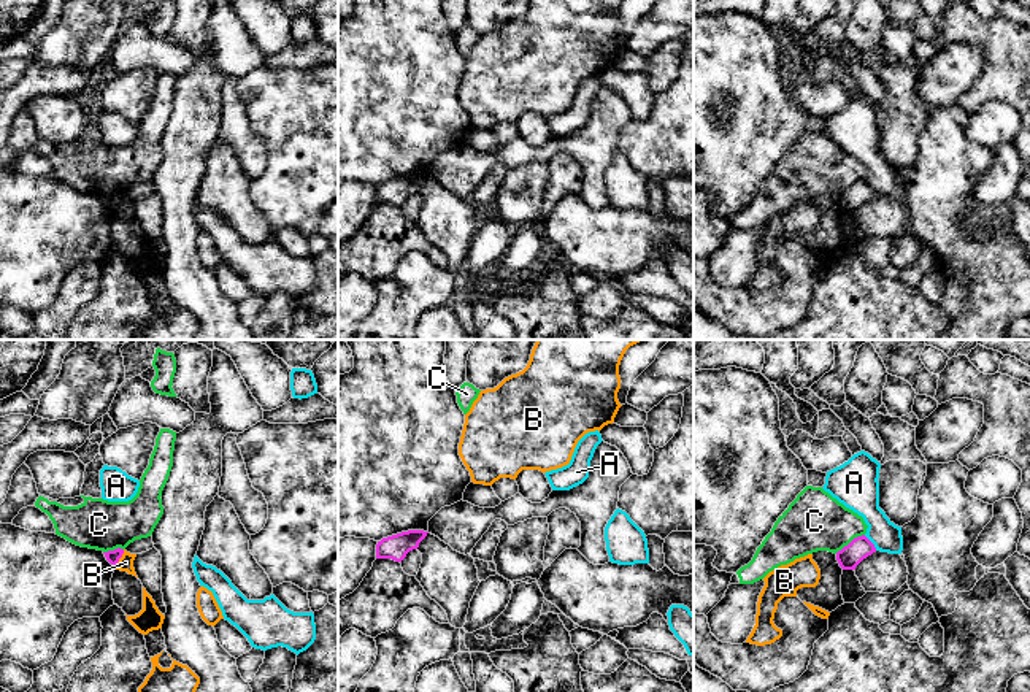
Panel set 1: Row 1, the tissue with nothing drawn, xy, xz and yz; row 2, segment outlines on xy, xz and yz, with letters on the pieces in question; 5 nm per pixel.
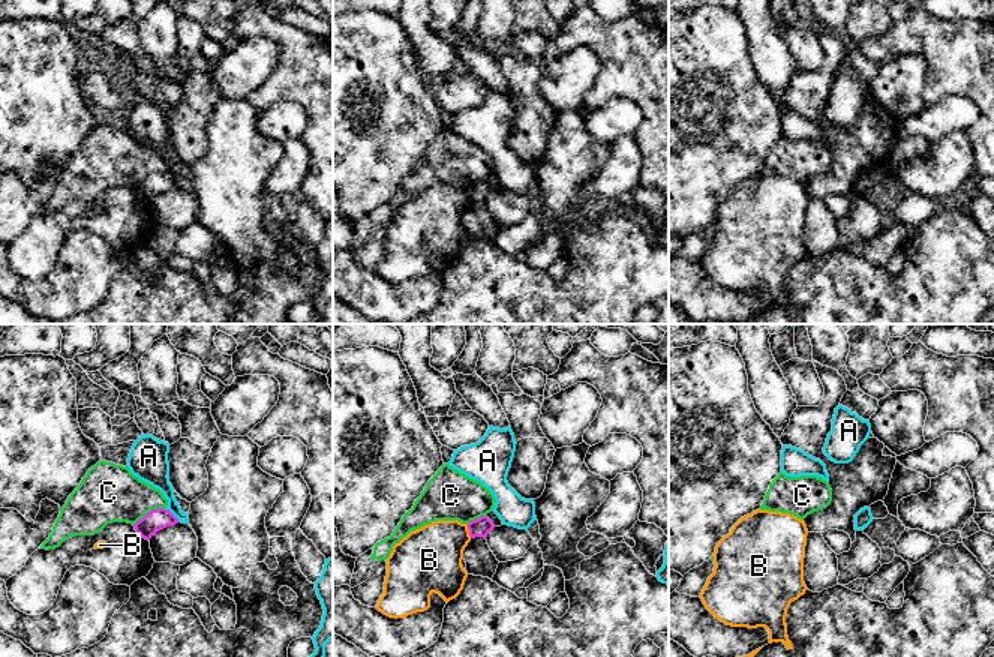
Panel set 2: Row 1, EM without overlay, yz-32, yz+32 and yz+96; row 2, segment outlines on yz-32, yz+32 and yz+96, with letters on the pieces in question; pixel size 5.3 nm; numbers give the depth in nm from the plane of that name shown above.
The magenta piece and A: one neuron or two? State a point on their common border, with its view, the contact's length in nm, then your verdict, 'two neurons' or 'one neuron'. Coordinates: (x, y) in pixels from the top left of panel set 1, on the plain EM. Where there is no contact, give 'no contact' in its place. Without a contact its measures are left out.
contact yz (872, 188); length 100 nm; two neurons

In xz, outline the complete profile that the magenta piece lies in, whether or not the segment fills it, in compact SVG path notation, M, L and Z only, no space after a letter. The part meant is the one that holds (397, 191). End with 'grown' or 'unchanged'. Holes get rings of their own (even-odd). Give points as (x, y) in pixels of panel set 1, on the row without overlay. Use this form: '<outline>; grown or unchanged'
M408 175L387 183L376 189L376 203L392 203L402 206L406 198L419 192L419 187L427 181L424 175Z; unchanged

